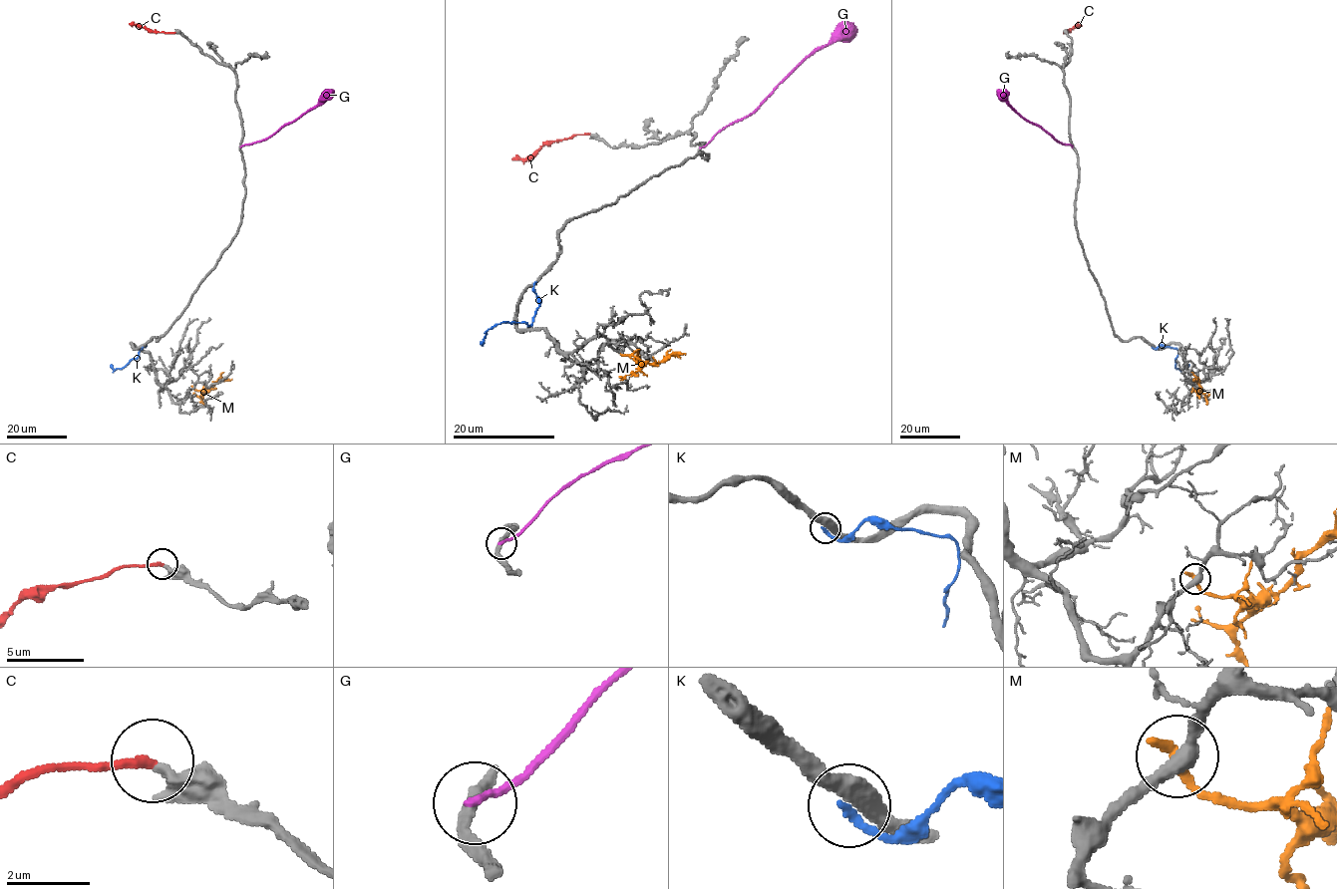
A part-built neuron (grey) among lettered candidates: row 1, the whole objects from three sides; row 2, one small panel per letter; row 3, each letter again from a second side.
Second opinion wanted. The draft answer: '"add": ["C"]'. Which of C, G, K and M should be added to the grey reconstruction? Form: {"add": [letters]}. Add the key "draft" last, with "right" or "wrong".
{"add": ["C"], "draft": "right"}

